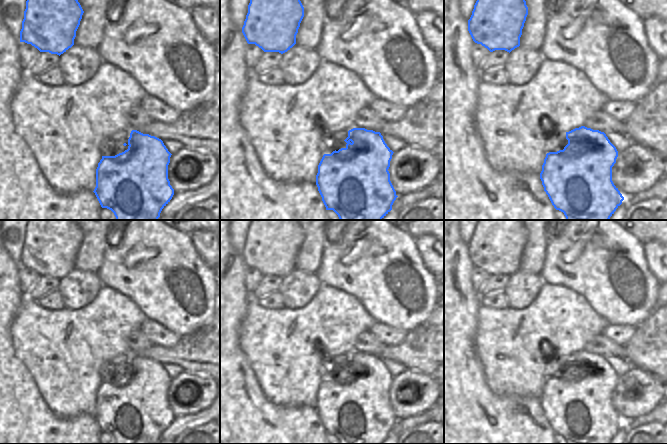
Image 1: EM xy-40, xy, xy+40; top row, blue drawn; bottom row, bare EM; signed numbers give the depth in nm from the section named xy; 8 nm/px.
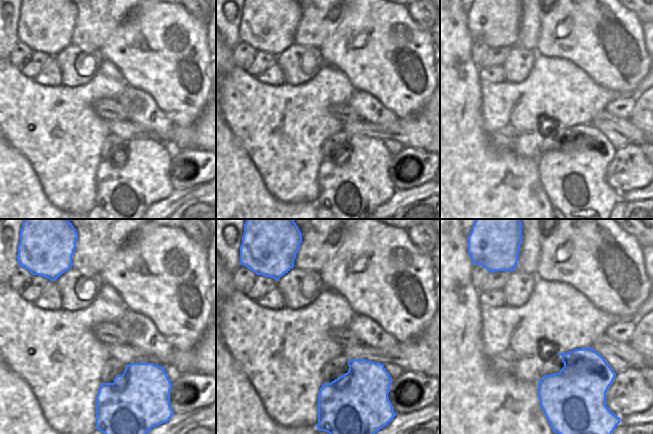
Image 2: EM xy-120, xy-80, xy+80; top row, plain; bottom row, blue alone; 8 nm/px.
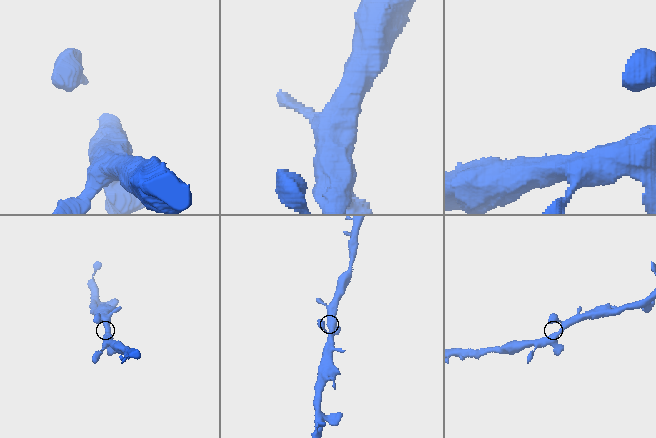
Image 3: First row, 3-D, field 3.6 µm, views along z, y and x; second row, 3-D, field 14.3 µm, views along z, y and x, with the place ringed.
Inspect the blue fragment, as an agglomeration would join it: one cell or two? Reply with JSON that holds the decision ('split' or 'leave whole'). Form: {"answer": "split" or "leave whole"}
{"answer": "leave whole"}

